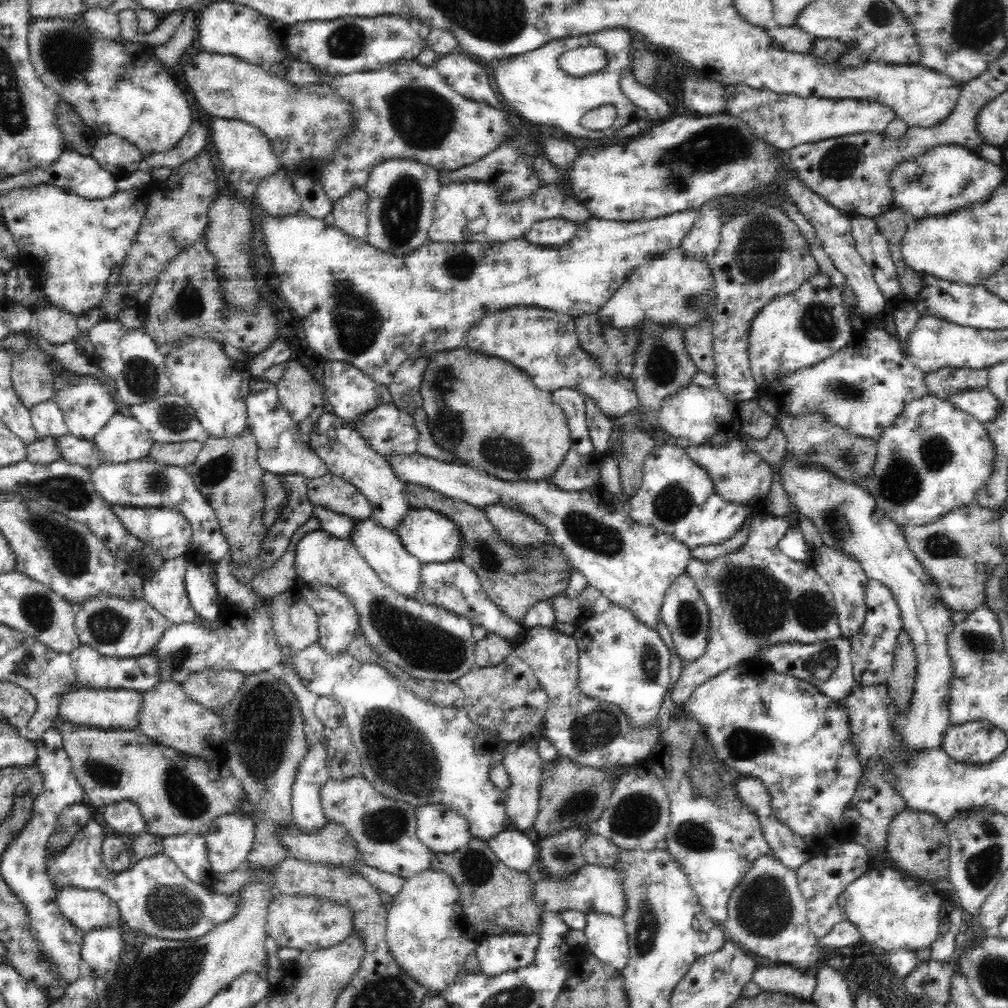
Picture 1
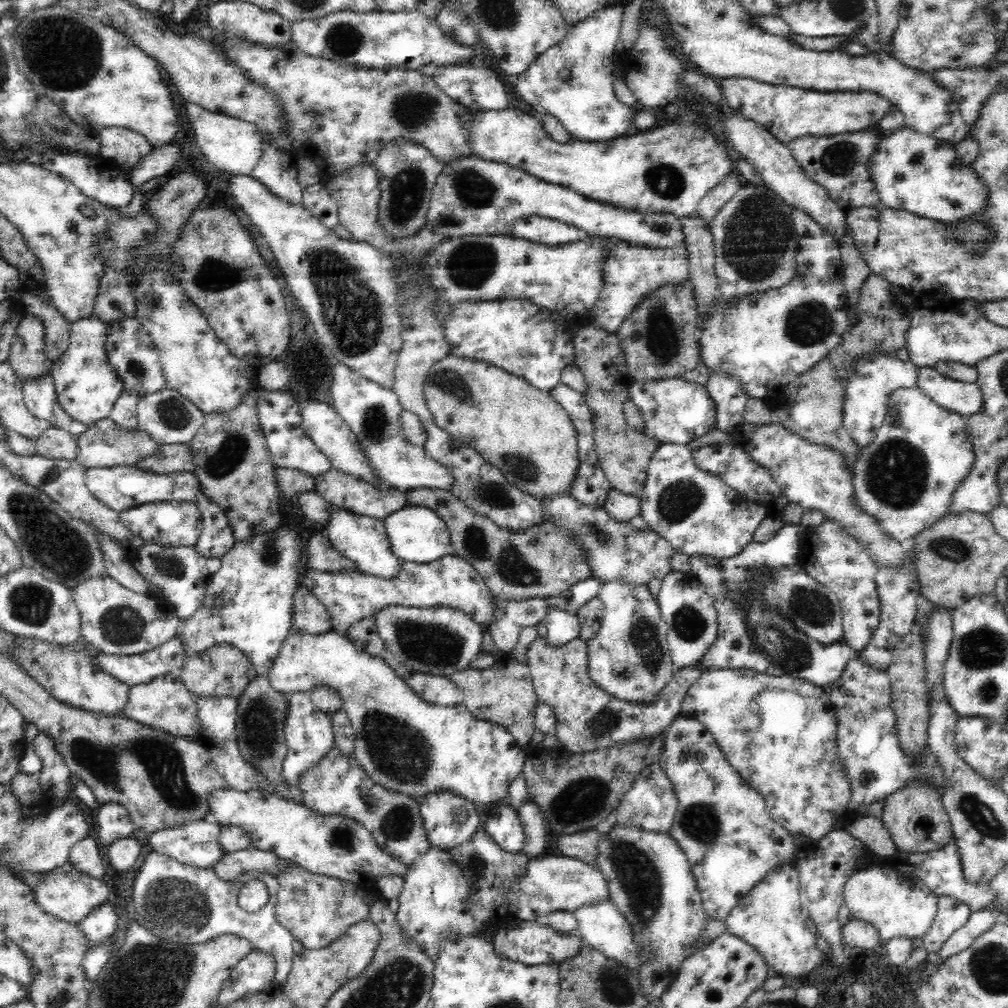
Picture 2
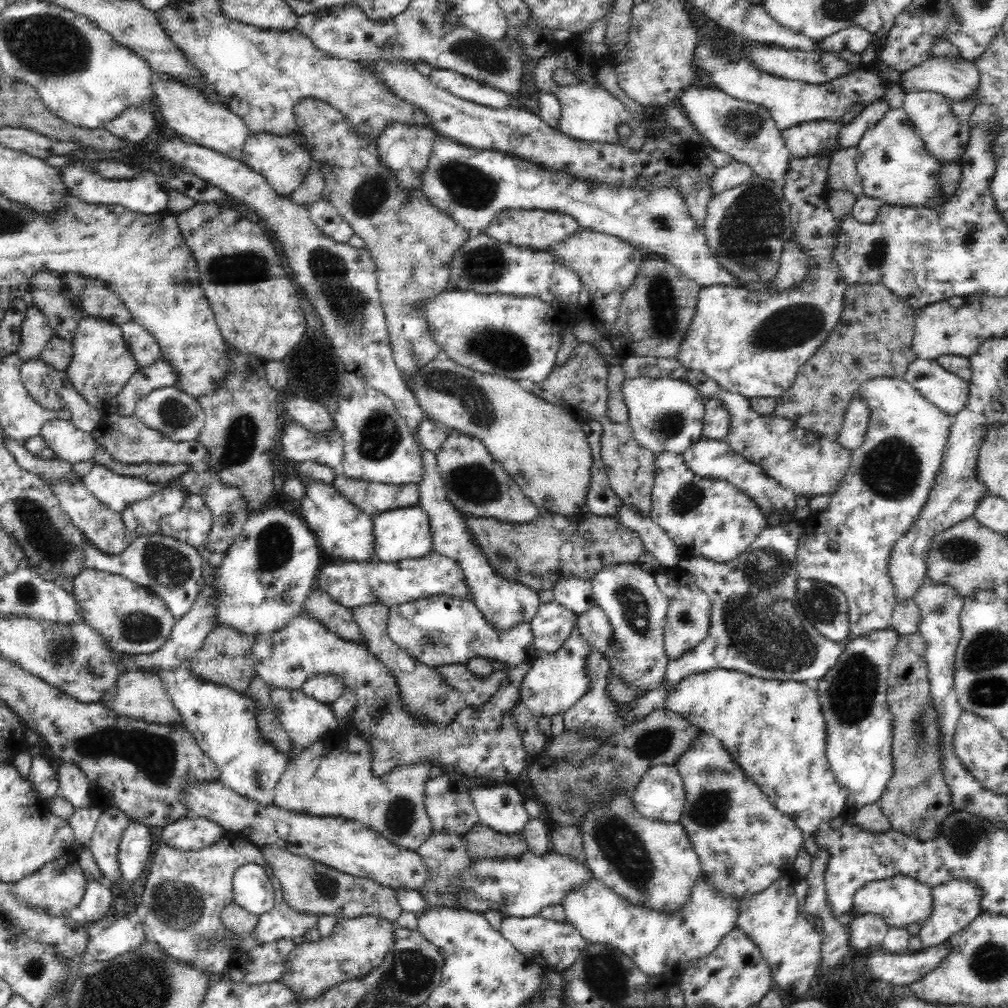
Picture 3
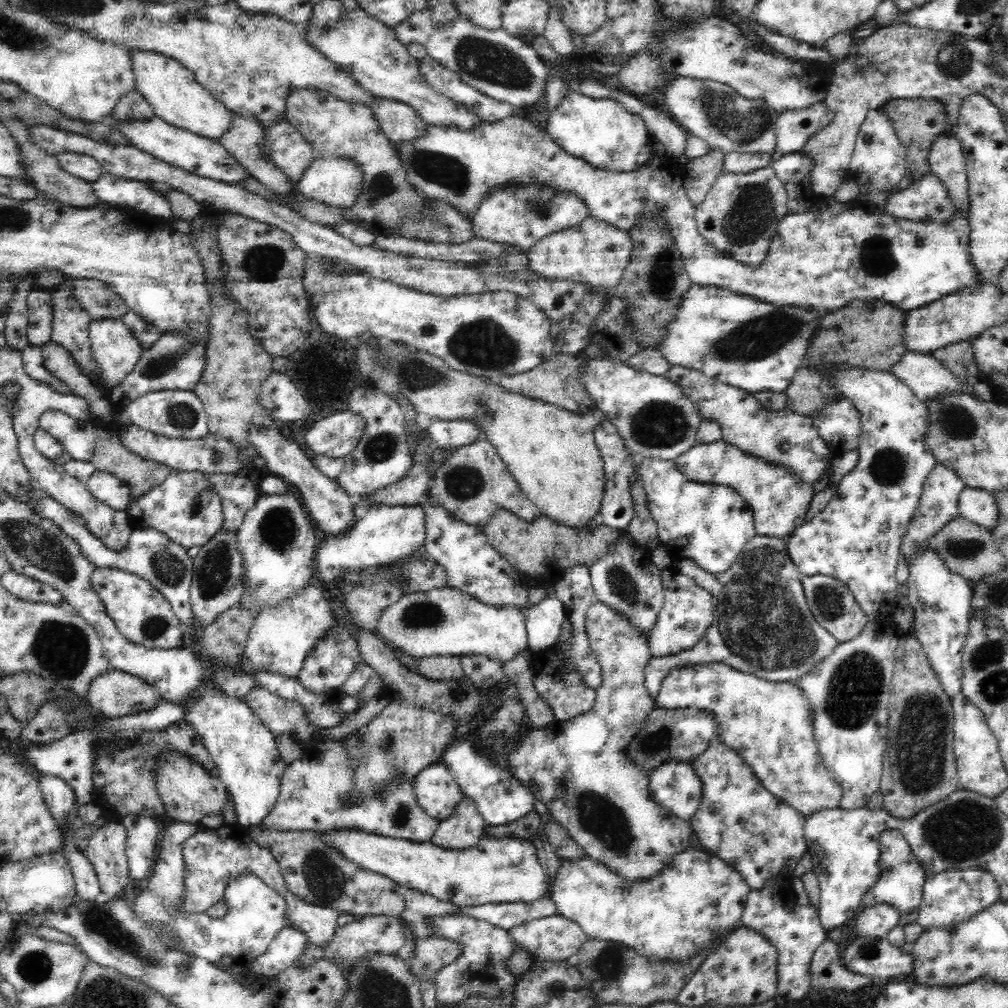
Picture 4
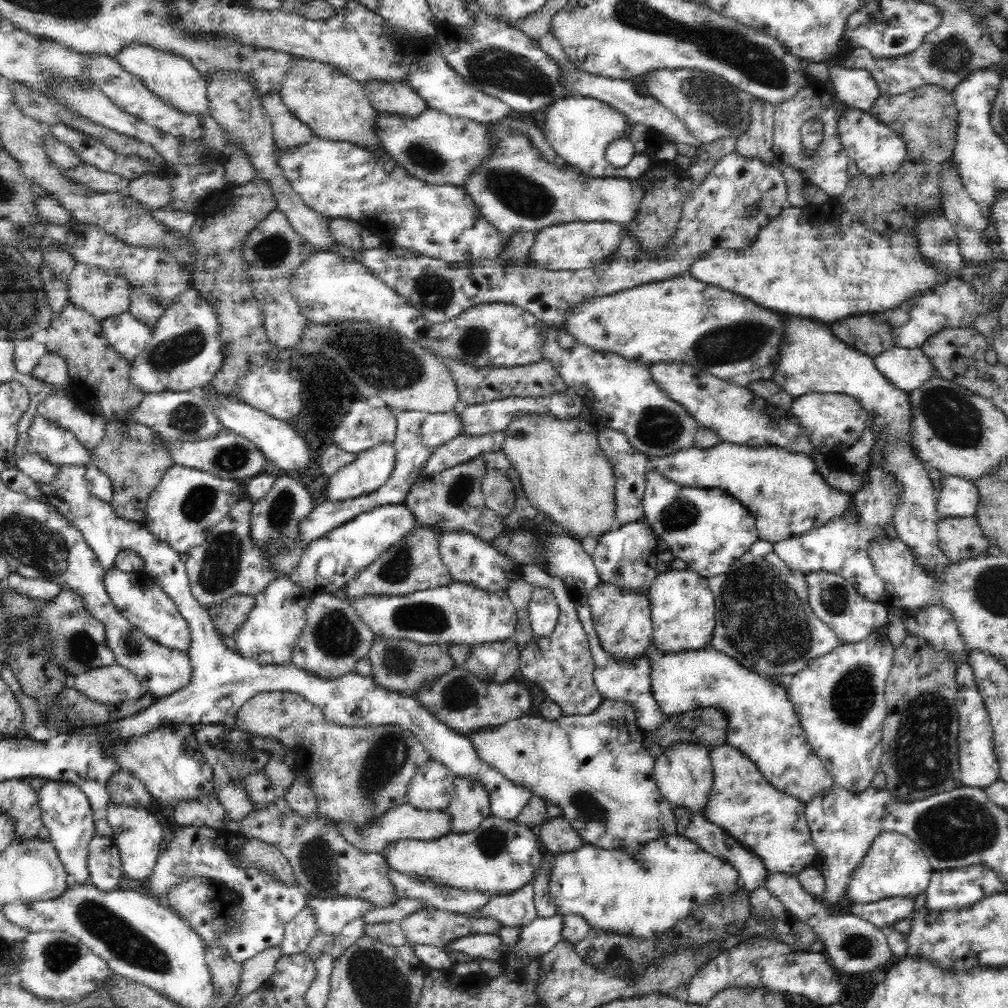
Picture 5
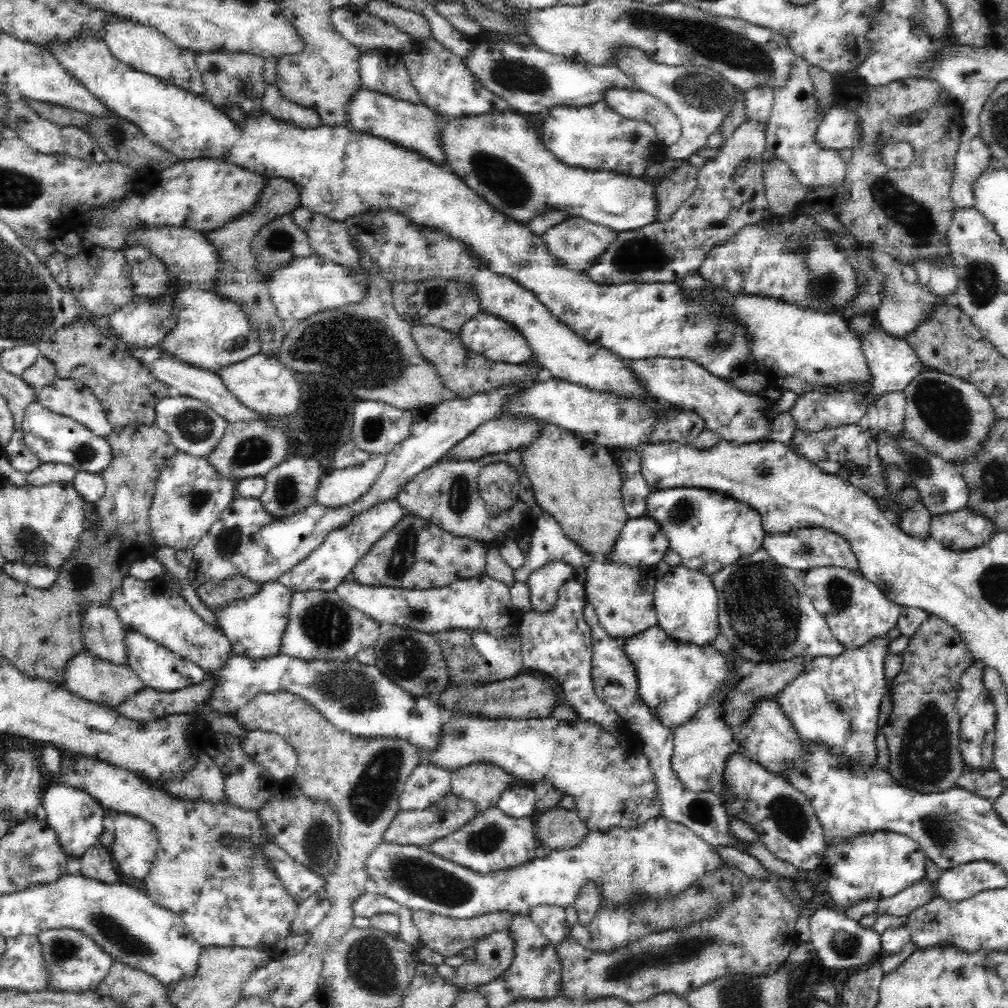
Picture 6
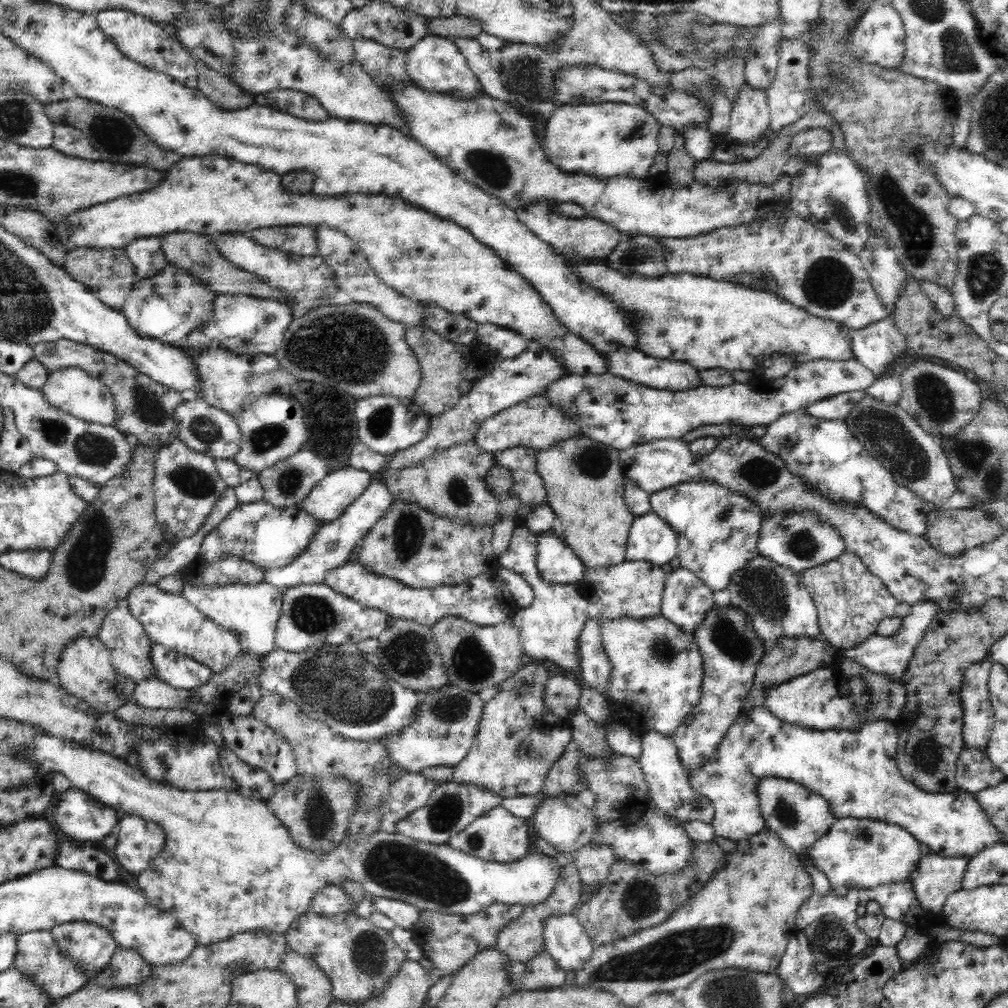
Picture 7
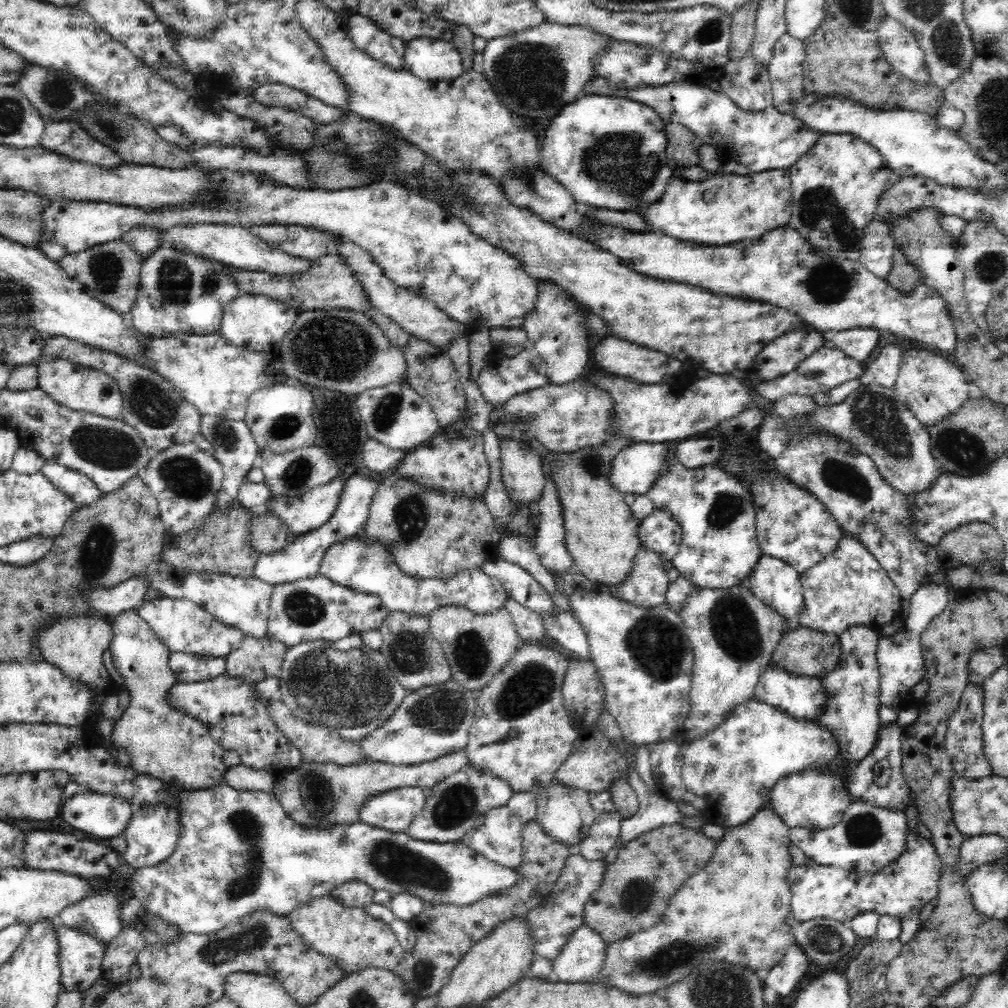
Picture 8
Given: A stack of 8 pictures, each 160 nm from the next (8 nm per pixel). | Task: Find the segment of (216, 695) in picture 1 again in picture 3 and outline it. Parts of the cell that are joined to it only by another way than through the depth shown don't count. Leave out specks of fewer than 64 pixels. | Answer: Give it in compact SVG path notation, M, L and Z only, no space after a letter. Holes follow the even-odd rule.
M220 626L216 630L211 630L207 635L196 656L187 663L188 669L194 677L202 682L227 686L236 692L246 694L252 679L258 676L255 658L252 656L255 640L255 638L243 636L240 632L228 626Z

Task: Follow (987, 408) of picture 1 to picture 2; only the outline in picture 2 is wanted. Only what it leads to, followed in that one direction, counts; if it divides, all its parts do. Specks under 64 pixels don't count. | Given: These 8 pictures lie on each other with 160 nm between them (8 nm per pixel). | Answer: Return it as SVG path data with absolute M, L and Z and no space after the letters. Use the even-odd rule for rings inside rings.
M917 367L919 387L936 404L952 412L969 417L983 407L983 396L977 383L965 383L936 373L934 367Z

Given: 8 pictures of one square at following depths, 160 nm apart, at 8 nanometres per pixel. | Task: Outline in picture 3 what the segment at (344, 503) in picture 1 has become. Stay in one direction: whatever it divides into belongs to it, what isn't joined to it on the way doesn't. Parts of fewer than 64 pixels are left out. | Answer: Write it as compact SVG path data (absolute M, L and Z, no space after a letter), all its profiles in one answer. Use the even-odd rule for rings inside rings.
M341 470L334 472L331 484L336 491L353 506L370 516L378 516L388 510L419 505L419 485L385 485L382 483L361 481L346 476Z

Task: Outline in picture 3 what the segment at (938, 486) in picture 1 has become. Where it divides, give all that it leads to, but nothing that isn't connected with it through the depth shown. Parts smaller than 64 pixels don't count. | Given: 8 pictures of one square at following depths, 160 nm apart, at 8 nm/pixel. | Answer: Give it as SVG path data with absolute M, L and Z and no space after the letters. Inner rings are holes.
M896 377L871 378L861 384L858 393L859 396L867 402L870 409L870 418L864 442L860 445L860 448L851 450L851 465L847 475L841 482L840 488L836 491L836 494L831 498L832 502L828 504L828 507L824 511L815 514L816 526L804 526L804 520L800 522L799 528L801 531L806 530L806 533L802 534L797 548L799 578L829 584L844 593L846 604L848 605L849 634L852 635L852 639L864 638L864 636L868 636L868 634L891 628L891 618L893 610L895 609L895 602L894 585L892 585L892 581L890 581L890 577L888 577L888 564L892 546L894 546L902 536L905 536L912 530L912 526L915 525L916 520L919 520L920 514L922 514L922 510L924 510L924 506L926 506L926 502L928 502L928 498L930 498L932 494L932 489L936 486L939 474L941 473L944 447L946 446L946 441L951 426L953 425L953 417L951 415L947 415L937 406L928 402L927 398L924 398L924 396L904 379L900 380L900 378Z

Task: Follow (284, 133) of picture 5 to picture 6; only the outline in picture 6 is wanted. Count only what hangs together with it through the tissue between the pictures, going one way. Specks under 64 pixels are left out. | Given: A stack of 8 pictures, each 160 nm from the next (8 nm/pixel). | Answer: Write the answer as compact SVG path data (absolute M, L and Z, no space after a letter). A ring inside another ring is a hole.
M275 83L265 86L261 102L264 112L277 121L284 121L298 129L316 128L320 126L320 117L312 109L304 109L294 101L288 101L277 88Z

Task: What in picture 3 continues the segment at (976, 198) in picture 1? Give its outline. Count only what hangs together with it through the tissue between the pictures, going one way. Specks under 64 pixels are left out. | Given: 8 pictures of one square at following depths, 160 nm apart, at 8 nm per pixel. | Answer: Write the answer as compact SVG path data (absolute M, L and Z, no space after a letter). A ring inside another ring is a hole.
M903 107L890 109L876 126L864 133L857 147L856 168L864 185L863 194L868 198L877 198L892 206L927 208L934 214L937 214L939 208L948 202L949 198L941 194L941 186L939 186L939 172L943 168L942 161L930 154L923 138L911 124Z

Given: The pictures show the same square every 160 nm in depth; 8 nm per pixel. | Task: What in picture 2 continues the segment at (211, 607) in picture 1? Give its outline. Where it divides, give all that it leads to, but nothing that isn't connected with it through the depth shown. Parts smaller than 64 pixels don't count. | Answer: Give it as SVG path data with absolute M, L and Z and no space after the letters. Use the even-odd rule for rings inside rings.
M147 543L139 553L138 560L132 565L133 568L163 592L163 596L172 605L178 618L184 621L204 606L212 576L206 567L207 559L199 556L193 547L172 548Z

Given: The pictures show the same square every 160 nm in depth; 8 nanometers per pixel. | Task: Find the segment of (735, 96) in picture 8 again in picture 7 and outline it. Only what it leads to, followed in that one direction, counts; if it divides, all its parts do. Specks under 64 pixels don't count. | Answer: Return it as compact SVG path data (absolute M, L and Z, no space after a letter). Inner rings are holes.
M745 85L731 108L728 140L738 146L753 145L766 136L769 124L767 94Z

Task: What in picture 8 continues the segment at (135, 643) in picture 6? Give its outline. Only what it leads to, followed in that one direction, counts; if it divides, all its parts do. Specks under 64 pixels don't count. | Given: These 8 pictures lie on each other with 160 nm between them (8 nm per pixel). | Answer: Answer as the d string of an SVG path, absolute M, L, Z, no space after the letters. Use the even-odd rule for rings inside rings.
M168 652L168 665L178 683L204 682L225 672L225 658L206 658L192 653Z

